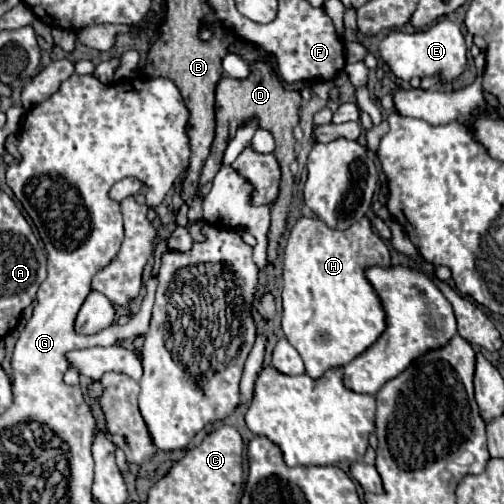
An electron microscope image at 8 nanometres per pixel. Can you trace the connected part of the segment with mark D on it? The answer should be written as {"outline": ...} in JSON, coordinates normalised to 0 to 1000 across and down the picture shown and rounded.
{"outline":[[[502,125],[502,141],[490,157],[458,157],[458,153],[438,153],[435,169],[431,169],[431,204],[427,204],[427,236],[431,236],[431,260],[427,260],[427,280],[419,288],[419,304],[407,319],[407,331],[399,339],[395,351],[395,371],[391,371],[391,387],[403,395],[423,363],[423,351],[431,347],[431,339],[438,335],[438,319],[442,319],[442,304],[450,284],[466,272],[466,260],[498,240],[502,232],[510,232],[514,252],[534,260],[546,272],[546,300],[542,308],[554,319],[558,331],[558,367],[554,367],[554,391],[546,395],[546,403],[538,407],[538,450],[534,450],[534,466],[530,466],[530,510],[534,510],[534,526],[546,526],[550,518],[550,490],[554,490],[554,474],[569,450],[569,419],[573,419],[573,403],[581,391],[581,343],[573,335],[573,327],[585,319],[585,272],[581,272],[581,252],[593,244],[593,216],[597,216],[597,188],[593,181],[569,181],[562,177],[550,145],[530,129],[530,125]]]}

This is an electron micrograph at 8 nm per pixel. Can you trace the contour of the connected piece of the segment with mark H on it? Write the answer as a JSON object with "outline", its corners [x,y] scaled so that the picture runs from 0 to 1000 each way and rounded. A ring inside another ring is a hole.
{"outline":[[[593,431],[581,446],[565,502],[562,502],[562,625],[558,649],[569,677],[589,692],[605,720],[605,736],[613,748],[629,752],[657,728],[681,728],[708,704],[716,704],[728,688],[736,688],[748,669],[764,657],[764,617],[748,581],[732,558],[724,558],[720,534],[728,526],[752,522],[756,530],[772,530],[772,494],[760,474],[744,462],[736,438],[720,431],[708,446],[696,446],[688,458],[653,454],[637,435]]]}

